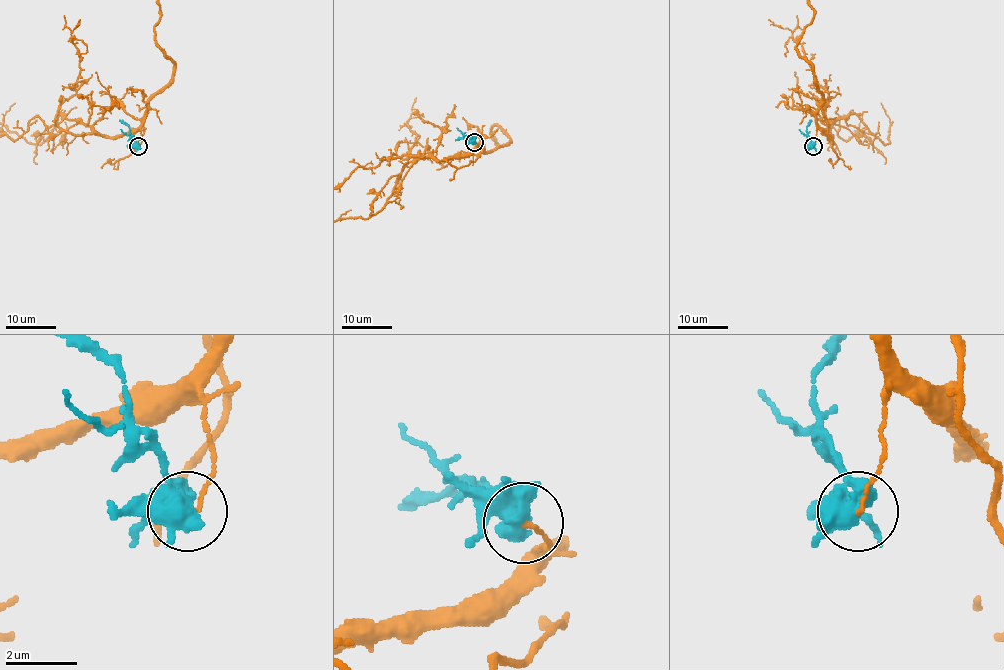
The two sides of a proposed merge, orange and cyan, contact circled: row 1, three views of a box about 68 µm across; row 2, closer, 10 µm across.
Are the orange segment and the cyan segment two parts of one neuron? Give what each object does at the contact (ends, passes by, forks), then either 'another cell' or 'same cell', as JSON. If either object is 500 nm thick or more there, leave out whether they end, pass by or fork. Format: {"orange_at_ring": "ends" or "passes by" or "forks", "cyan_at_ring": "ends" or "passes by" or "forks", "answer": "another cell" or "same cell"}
{"answer": "another cell"}

